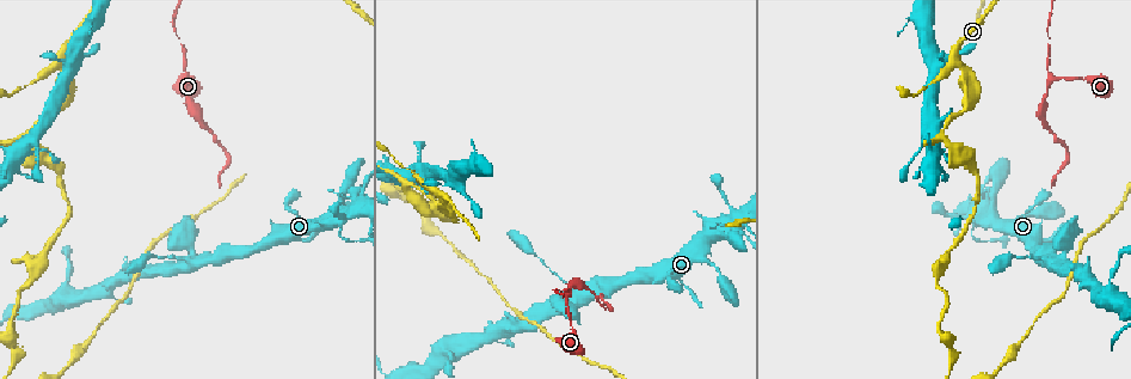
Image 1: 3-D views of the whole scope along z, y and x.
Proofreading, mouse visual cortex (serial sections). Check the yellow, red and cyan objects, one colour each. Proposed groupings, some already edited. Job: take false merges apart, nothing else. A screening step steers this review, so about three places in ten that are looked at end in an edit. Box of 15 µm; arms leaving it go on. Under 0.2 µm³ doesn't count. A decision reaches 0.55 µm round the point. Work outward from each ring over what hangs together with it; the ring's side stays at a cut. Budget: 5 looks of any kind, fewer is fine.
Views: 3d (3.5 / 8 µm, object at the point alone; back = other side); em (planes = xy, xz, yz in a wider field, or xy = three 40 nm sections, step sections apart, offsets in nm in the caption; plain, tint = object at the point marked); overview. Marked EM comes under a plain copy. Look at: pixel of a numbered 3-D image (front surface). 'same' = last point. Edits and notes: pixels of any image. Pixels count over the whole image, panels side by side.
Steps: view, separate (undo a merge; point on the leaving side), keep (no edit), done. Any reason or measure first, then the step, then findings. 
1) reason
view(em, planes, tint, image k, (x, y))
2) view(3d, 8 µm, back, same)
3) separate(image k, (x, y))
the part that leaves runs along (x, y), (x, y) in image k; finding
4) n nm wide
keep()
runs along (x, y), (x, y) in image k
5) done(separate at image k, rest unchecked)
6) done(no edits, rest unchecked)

sudden change in width
view(3d, 3.5 µm, image 1, (567, 308))

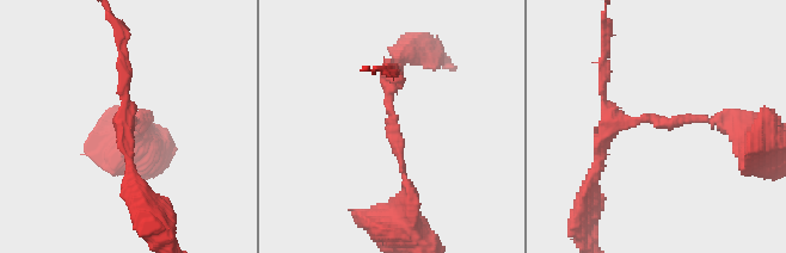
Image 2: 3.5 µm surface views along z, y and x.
shape alone is not enough
view(em, xy, step 2, tint, image 2, (659, 119))

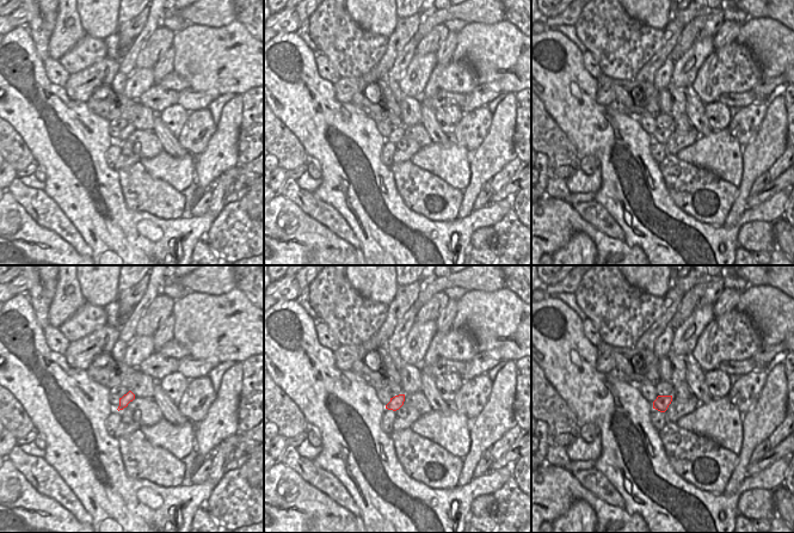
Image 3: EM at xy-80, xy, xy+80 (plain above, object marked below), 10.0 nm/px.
130 nm wide
keep()
runs along (405, 198), (387, 106), (394, 69) in image 2; all the same cell

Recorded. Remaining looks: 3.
a fork
view(3d, 8 µm, back, image 1, (440, 196))

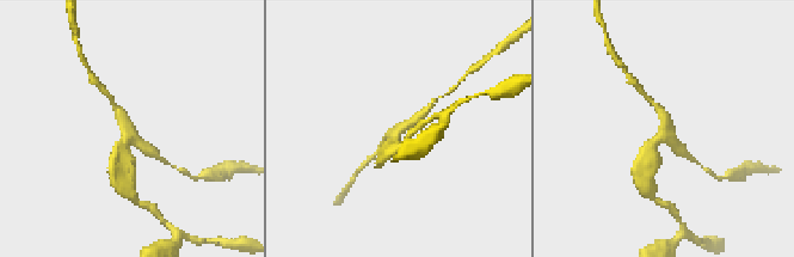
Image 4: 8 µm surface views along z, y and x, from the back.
view(em, xy, step 1, tint, image 4, (396, 133))

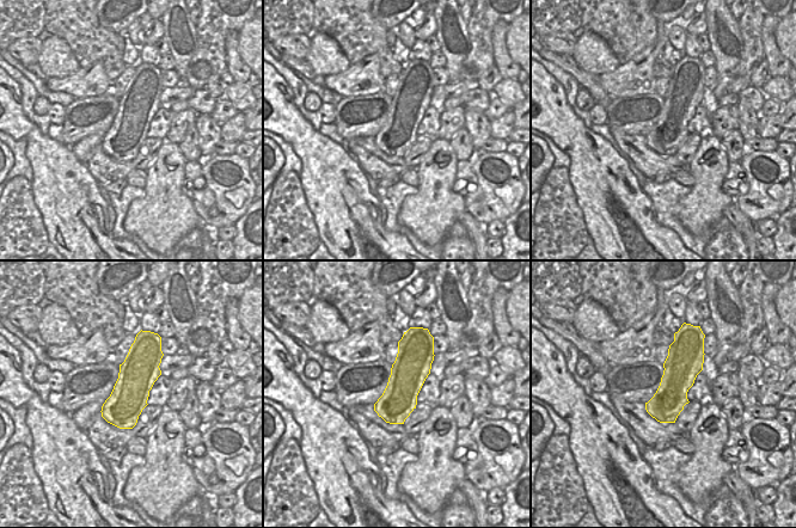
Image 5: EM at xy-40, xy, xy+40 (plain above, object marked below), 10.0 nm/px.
separate(image 4, (130, 161))
the part that leaves runs along (125, 135), (119, 157), (122, 184) in image 4; two cells meet here

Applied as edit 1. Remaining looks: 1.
done(separate at image 4, rest unchecked)

